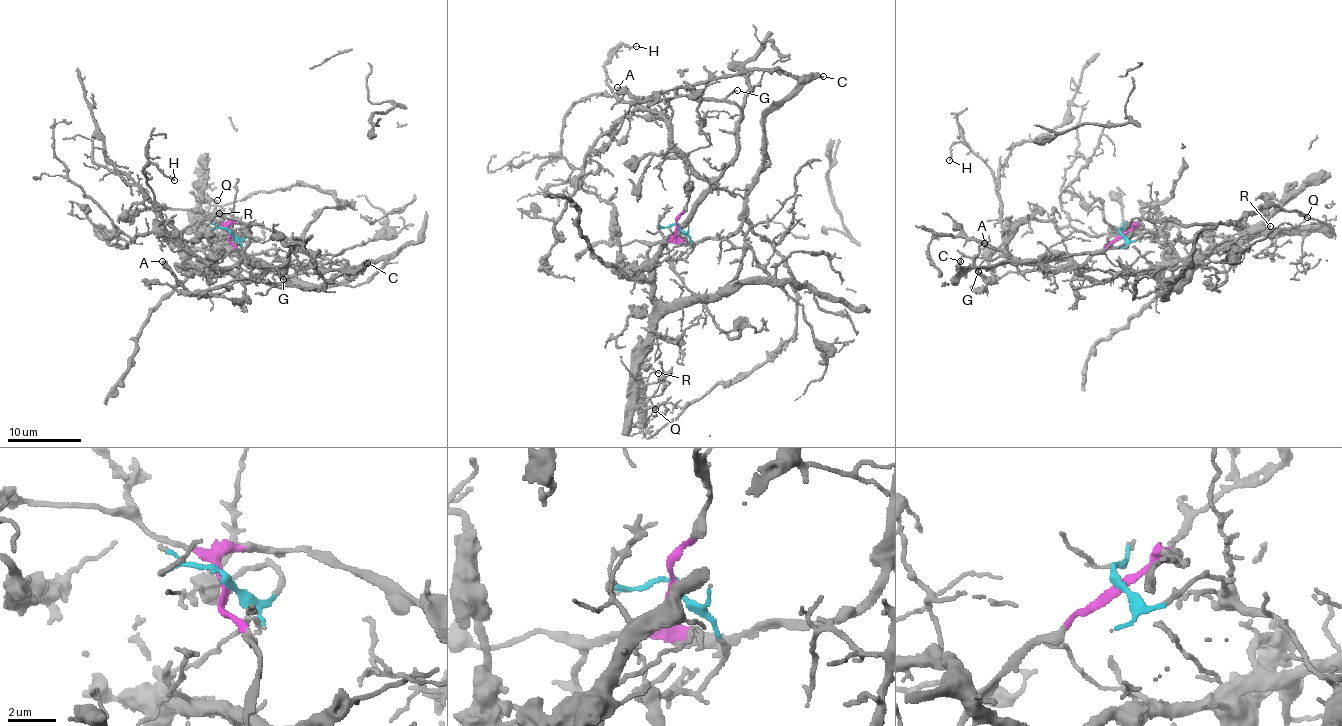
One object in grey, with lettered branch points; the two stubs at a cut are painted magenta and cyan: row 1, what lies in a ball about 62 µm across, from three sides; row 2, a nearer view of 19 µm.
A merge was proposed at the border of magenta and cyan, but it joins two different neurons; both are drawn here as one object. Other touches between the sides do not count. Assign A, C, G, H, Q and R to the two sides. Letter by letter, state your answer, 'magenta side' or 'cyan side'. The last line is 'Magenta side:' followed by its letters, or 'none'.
A: magenta side
C: magenta side
G: cyan side
H: cyan side
Q: cyan side
R: cyan side
Magenta side: A, C

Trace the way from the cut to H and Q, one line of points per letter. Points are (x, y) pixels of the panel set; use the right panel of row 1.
H: (1121, 234), (1198, 257), (1088, 280), (1071, 258), (1018, 262), (988, 167), (960, 142), (950, 160)
Q: (1121, 234), (1131, 241), (1154, 232), (1187, 265), (1197, 264), (1216, 247), (1266, 233), (1290, 231), (1307, 216)

